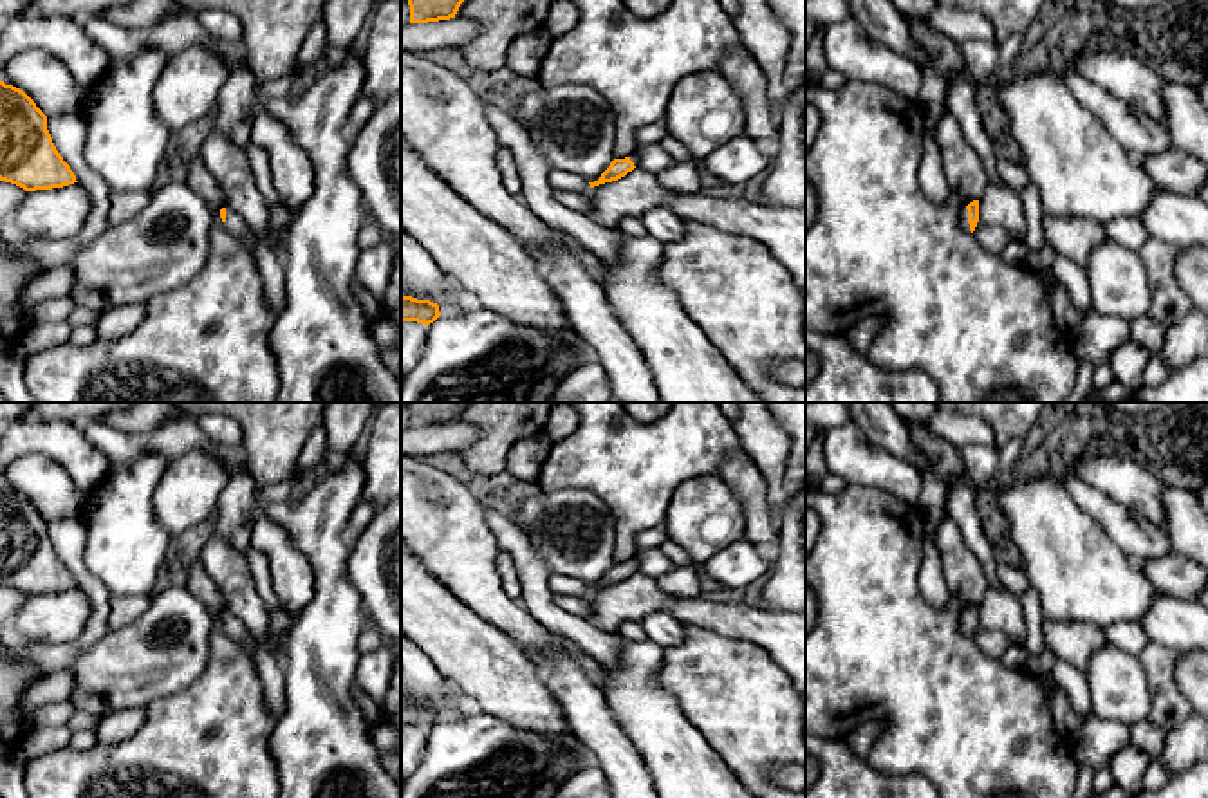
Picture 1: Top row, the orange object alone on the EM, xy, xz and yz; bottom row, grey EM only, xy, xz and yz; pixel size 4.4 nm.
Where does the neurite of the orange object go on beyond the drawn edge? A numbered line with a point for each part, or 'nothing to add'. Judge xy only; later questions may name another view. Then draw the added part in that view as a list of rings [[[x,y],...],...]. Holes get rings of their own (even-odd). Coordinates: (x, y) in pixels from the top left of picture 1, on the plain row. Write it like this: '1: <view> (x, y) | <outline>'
1: xy (235, 629) | [[[226,612],[224,632],[228,637],[237,641],[249,657],[253,655],[255,648],[260,645],[255,639],[255,636],[246,628],[246,625],[231,612]]]

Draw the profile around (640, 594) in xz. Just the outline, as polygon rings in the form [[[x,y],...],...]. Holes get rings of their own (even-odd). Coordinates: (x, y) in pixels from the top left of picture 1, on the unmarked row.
[[[634,572],[618,585],[589,594],[589,625],[618,634],[625,621],[641,621],[645,616],[663,610],[670,598],[672,594],[659,587],[657,578]]]

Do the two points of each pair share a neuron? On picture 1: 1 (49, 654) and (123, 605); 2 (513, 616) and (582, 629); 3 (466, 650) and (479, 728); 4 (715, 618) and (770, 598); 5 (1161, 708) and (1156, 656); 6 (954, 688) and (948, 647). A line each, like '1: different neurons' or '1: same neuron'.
1: different neurons
2: different neurons
3: different neurons
4: different neurons
5: same neuron
6: same neuron

